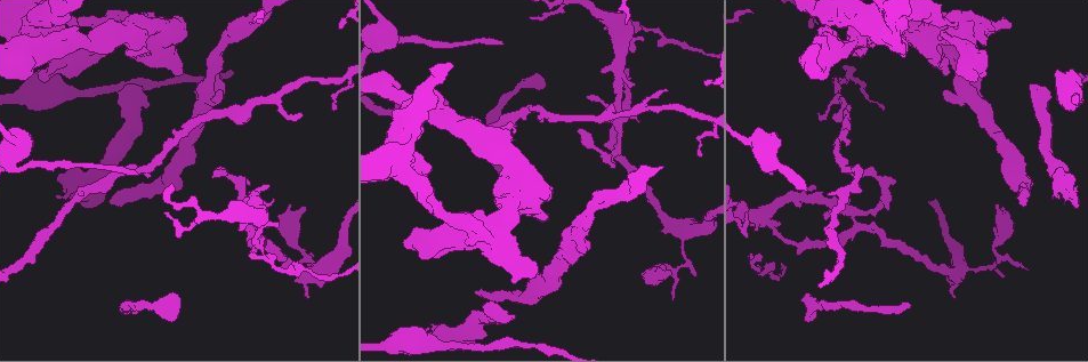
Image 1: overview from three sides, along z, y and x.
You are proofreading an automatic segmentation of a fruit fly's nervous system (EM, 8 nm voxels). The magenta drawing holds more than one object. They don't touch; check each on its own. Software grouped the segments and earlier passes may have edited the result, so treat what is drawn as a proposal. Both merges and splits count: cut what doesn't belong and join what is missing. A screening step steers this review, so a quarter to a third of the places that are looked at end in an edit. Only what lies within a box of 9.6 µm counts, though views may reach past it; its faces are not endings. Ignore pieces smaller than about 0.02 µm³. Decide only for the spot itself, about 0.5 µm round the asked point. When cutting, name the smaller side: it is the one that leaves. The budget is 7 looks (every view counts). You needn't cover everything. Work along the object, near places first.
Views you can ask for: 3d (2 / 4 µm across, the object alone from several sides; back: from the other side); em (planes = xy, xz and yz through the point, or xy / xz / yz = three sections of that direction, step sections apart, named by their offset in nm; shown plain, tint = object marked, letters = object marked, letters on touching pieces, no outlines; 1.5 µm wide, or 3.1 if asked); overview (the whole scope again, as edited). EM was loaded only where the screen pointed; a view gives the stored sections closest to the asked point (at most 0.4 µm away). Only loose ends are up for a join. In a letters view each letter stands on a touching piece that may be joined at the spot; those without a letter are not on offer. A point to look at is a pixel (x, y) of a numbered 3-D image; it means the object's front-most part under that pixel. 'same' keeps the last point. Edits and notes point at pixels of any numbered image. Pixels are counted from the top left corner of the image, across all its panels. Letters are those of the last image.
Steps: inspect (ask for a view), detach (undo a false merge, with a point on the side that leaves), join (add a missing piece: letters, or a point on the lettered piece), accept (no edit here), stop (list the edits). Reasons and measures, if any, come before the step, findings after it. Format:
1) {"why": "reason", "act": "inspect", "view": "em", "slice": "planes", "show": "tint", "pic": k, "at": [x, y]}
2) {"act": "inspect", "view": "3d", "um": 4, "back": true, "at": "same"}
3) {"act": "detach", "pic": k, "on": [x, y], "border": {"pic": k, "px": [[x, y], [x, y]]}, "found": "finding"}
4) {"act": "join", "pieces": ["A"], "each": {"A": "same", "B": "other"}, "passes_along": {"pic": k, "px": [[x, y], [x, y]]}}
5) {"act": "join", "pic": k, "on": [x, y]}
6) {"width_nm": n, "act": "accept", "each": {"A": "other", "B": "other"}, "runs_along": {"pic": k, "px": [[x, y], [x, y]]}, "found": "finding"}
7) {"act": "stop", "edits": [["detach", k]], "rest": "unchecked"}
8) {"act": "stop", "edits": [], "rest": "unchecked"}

{"why": "free end", "act": "inspect", "view": "3d", "um": 4, "pic": 1, "at": [1059, 196]}

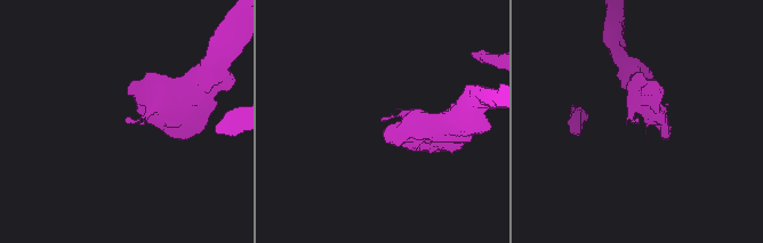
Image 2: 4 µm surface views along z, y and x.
{"why": "need the tissue", "act": "inspect", "view": "em", "slice": "planes", "show": "letters", "pic": 2, "at": [382, 120]}

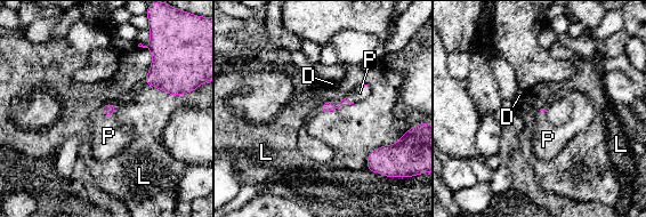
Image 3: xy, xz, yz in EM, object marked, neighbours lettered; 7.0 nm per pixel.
{"act": "join", "pieces": ["P"], "each": {"D": "other", "L": "other", "P": "same"}, "found": "the cell continues"}

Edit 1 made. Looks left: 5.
{"why": "see it whole again", "act": "inspect", "view": "overview"}

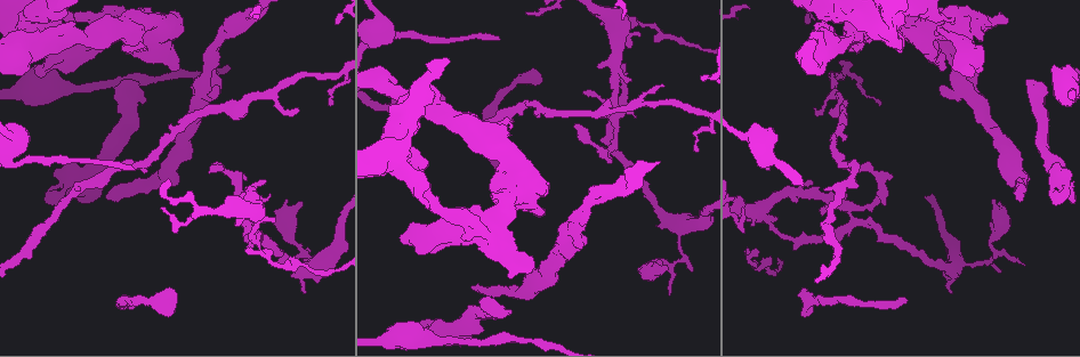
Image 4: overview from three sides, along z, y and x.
{"act": "inspect", "view": "3d", "um": 4, "pic": 4, "at": [165, 50]}

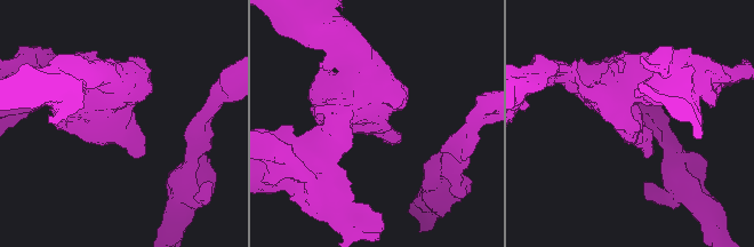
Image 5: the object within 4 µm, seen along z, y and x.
{"act": "inspect", "view": "em", "slice": "xz", "step": 4, "show": "plain", "pic": 5, "at": [119, 123]}

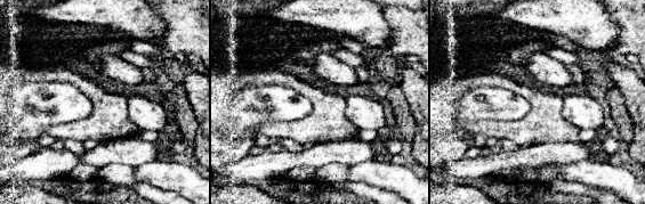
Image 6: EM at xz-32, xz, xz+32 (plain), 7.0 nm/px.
{"act": "inspect", "view": "em", "slice": "xz", "step": 4, "show": "letters", "at": "same"}

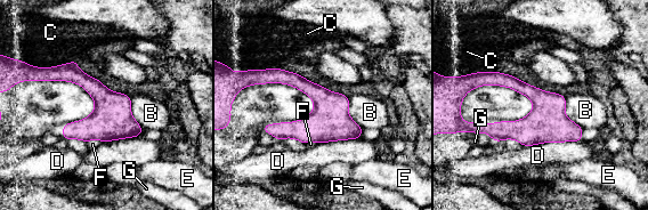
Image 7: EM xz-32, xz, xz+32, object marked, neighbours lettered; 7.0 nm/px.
{"width_nm": 280, "act": "accept", "each": {"B": "other", "C": "other", "D": "other", "E": "other", "F": "other", "G": "other"}, "runs_along": {"pic": 7, "px": [[269, 75], [308, 87], [358, 135]]}, "found": "continuous, no second cell"}

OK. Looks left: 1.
{"act": "stop", "edits": [["join", 3]], "rest": "unchecked"}

